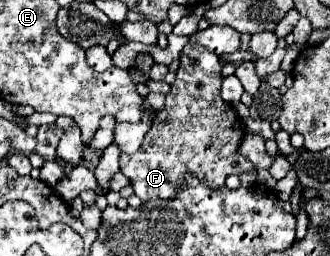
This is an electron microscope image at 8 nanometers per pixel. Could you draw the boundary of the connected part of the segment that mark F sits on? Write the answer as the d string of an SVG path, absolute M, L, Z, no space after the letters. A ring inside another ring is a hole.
M188 43L182 49L180 67L176 71L176 81L170 85L172 89L166 95L166 105L160 113L156 113L140 151L136 151L134 155L120 155L120 171L128 177L130 185L134 187L134 193L140 197L142 203L152 199L174 199L176 191L180 189L188 173L200 177L200 181L204 181L204 185L210 185L210 189L220 189L224 187L228 175L232 173L242 175L248 171L256 171L252 161L240 153L244 137L242 119L238 117L236 109L220 97L220 85L222 85L222 63L218 55Z

